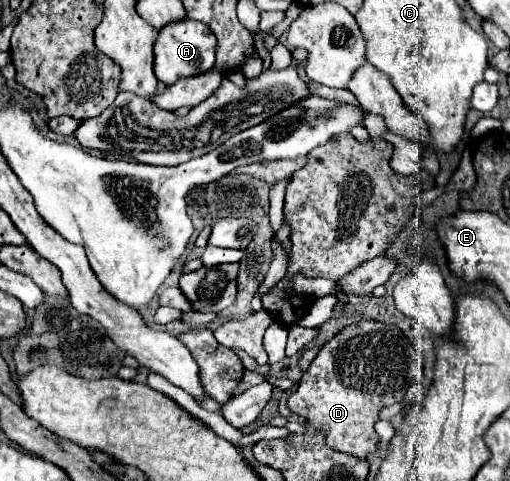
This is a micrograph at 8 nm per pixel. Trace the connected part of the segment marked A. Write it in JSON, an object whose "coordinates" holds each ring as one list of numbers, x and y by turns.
{"coordinates":[[184,19,160,29,158,41,154,45,154,73,164,85,172,85,184,77,196,77,208,73,216,63,216,37,208,25,192,19]]}

